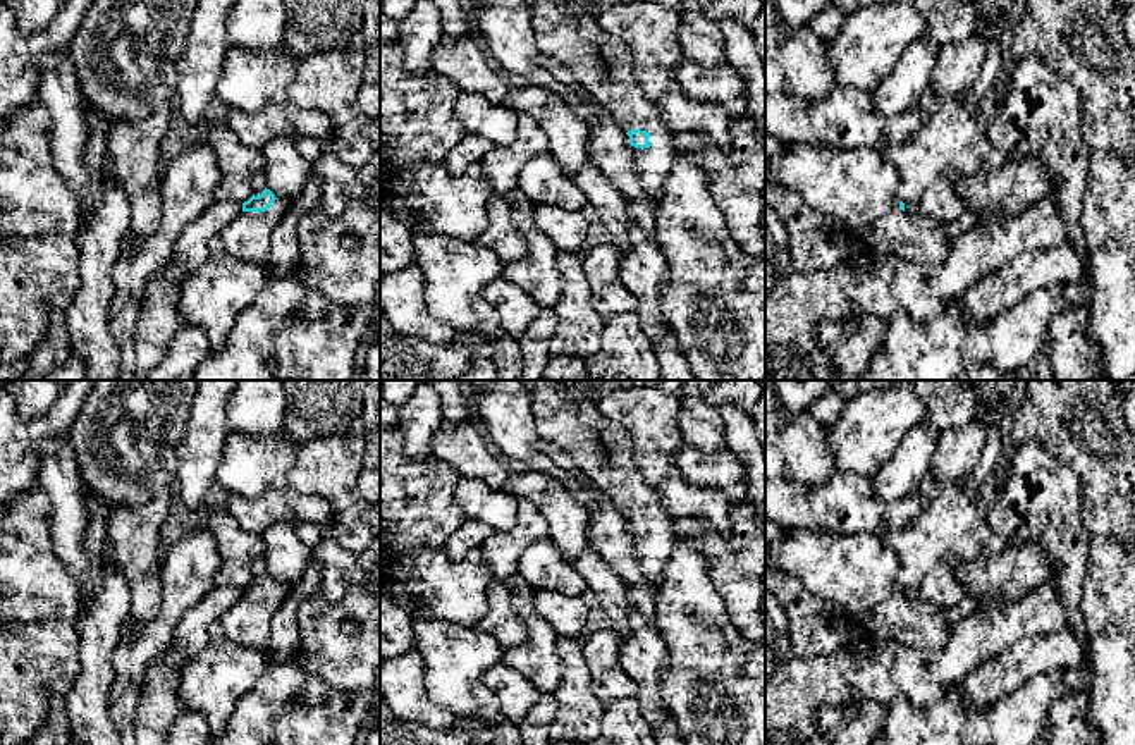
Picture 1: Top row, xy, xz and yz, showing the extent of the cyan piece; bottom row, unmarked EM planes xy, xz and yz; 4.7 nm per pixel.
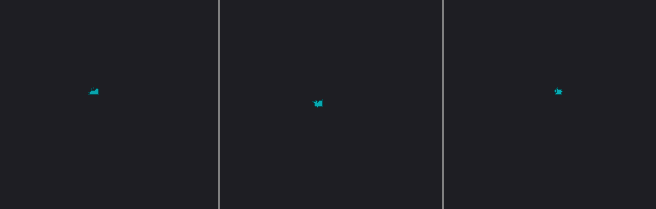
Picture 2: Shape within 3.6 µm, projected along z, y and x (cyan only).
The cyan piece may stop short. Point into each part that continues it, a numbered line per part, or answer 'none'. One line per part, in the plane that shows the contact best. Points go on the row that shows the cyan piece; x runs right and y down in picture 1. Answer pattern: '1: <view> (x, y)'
1: xz (602, 64)

